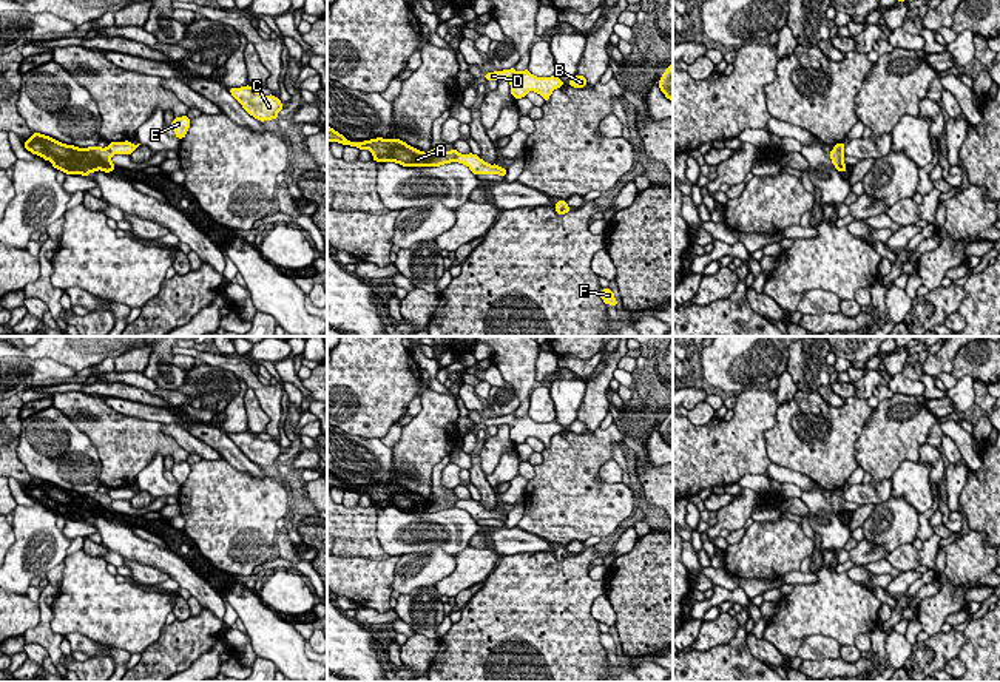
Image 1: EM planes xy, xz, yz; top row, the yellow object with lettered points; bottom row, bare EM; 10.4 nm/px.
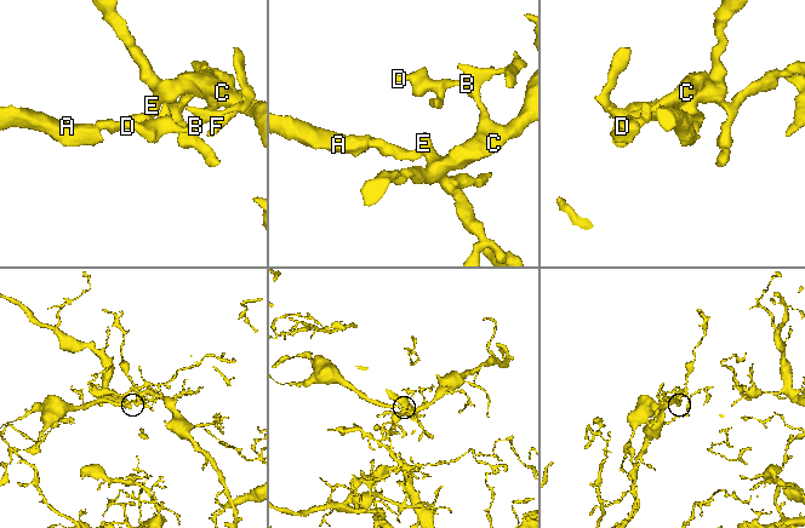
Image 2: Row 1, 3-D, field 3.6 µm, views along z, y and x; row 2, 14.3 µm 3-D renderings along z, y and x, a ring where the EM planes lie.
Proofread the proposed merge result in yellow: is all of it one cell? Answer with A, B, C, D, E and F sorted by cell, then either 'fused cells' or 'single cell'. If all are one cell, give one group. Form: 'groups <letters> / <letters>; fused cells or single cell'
groups A / B C D E F; fused cells

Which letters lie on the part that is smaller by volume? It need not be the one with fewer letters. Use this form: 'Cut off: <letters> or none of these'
Cut off: A

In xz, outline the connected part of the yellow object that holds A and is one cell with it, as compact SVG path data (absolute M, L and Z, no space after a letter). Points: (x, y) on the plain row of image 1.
M329 471L327 488L340 488L360 495L367 494L372 498L375 508L397 508L403 512L440 512L455 508L458 500L455 494L452 497L440 497L432 494L429 498L423 498L400 484L377 483L364 488L350 488Z

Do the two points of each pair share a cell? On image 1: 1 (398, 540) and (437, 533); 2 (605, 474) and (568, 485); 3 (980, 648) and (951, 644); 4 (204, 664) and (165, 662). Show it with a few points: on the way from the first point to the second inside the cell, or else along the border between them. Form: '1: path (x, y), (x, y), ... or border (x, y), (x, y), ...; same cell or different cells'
1: path (408, 533), (428, 533); same cell
2: border (611, 459), (599, 469), (597, 477), (621, 483); different cells
3: border (963, 631), (966, 642), (957, 656); different cells
4: border (219, 641), (190, 665); different cells

